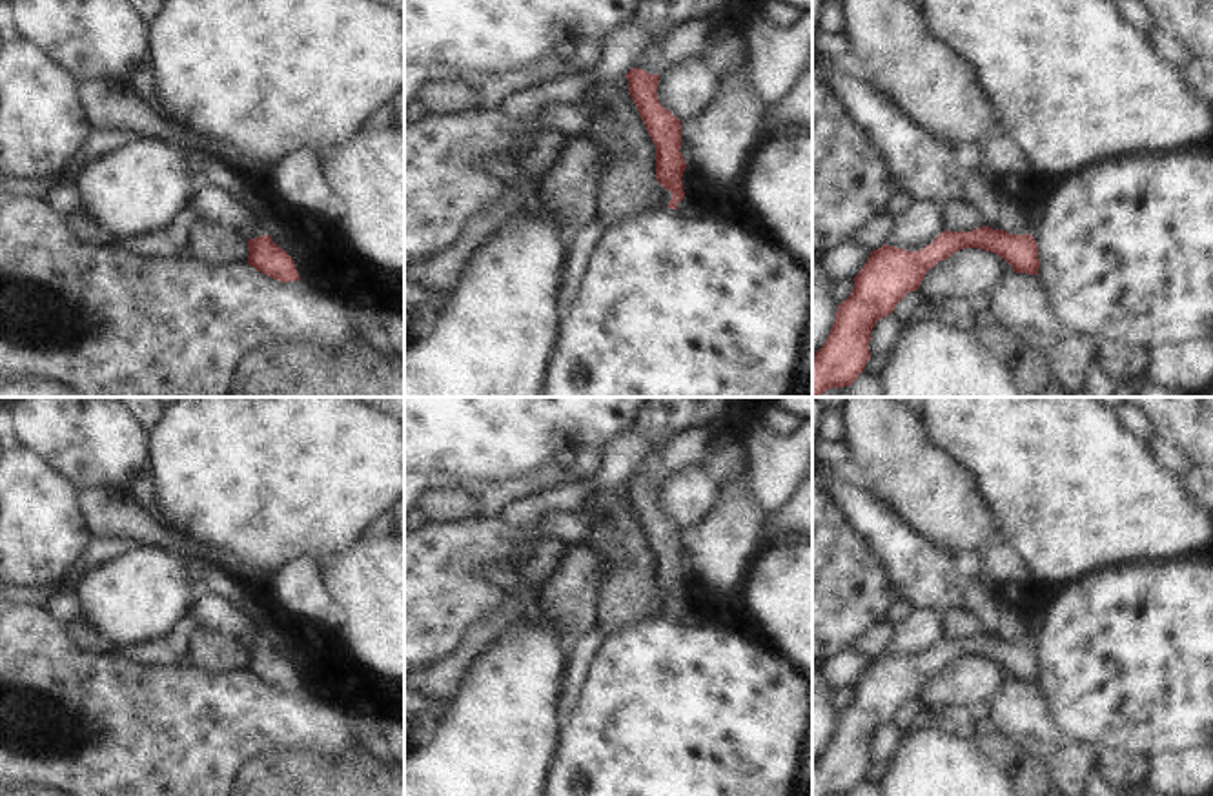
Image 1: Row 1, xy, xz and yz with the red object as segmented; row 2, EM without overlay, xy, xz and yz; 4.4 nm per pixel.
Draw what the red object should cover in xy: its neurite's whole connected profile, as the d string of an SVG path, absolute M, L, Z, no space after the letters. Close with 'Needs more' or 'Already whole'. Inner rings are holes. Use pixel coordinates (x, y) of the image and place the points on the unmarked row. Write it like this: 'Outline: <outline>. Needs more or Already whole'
Outline: M270 643L250 647L248 659L248 672L257 679L280 690L301 689L293 667Z. Already whole

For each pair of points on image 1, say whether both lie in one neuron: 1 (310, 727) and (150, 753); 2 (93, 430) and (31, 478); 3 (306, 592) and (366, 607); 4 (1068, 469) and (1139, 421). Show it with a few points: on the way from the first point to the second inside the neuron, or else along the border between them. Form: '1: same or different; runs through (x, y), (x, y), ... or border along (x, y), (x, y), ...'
1: same; runs through (270, 727), (199, 727), (190, 731)
2: different; border along (19, 445), (33, 452), (79, 490)
3: different; border along (314, 560), (321, 585), (339, 612), (334, 634)
4: different; border along (1115, 416), (1130, 432), (1144, 441)

